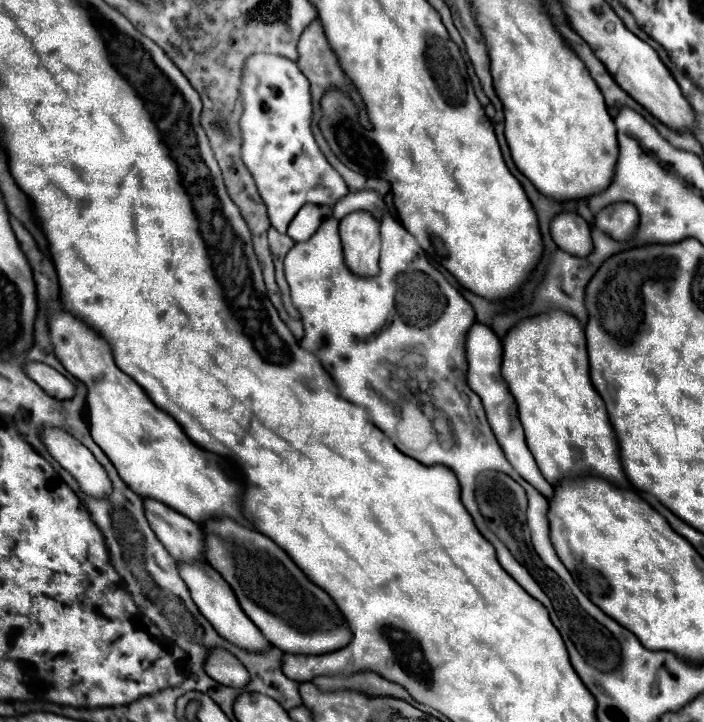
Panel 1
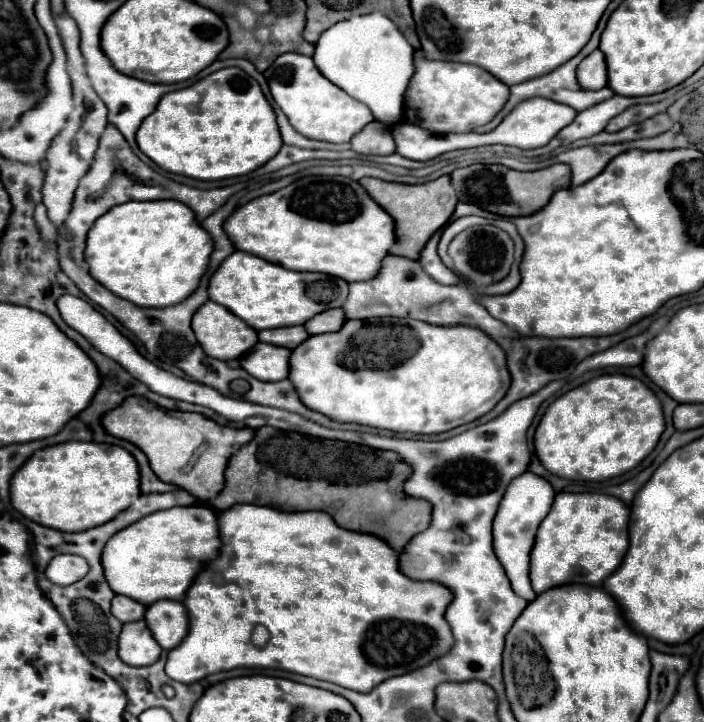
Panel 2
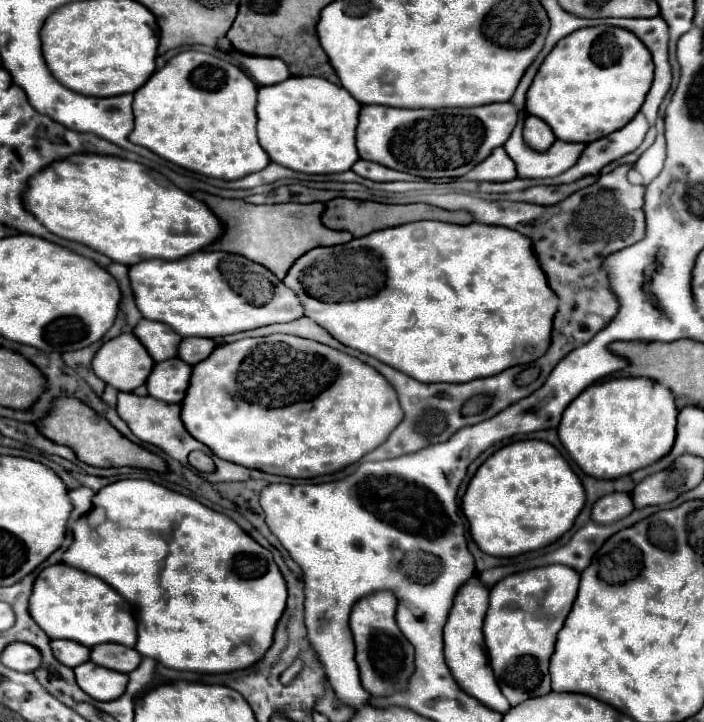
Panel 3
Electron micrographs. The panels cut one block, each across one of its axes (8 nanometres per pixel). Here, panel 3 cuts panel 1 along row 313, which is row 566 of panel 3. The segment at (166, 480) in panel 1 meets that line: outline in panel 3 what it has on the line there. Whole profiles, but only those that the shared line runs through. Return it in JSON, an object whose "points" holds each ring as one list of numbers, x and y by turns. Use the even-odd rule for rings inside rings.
{"points":[[66,564,44,568,32,588,28,612,34,622,54,640,74,640,88,648,104,642,136,644,136,620,128,602,106,582]]}

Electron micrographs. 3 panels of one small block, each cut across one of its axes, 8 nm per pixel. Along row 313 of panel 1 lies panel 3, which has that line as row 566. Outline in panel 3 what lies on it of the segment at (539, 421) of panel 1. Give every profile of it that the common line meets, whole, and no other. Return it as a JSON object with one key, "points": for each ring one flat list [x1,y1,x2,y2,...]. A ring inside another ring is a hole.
{"points":[[552,564,512,574,490,588,490,606,484,620,484,640,496,682,510,706,528,698,550,694,548,660,554,652,556,634,570,614,578,592,580,574,568,566]]}

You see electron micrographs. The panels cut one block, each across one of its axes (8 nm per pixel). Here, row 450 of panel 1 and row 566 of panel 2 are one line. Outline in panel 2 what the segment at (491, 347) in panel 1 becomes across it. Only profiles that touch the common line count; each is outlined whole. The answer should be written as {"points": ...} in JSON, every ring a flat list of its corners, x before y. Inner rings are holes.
{"points":[[524,472,516,480,510,482,510,486,500,502,498,514,494,518,494,552,504,566,514,592,518,596,526,598,528,602,536,598,536,592,532,590,532,584,530,584,530,550,534,546,536,530,538,530,542,518,548,514,548,510,554,502,554,496,556,496,556,492,548,480,544,480,542,476,536,476,532,472]]}

